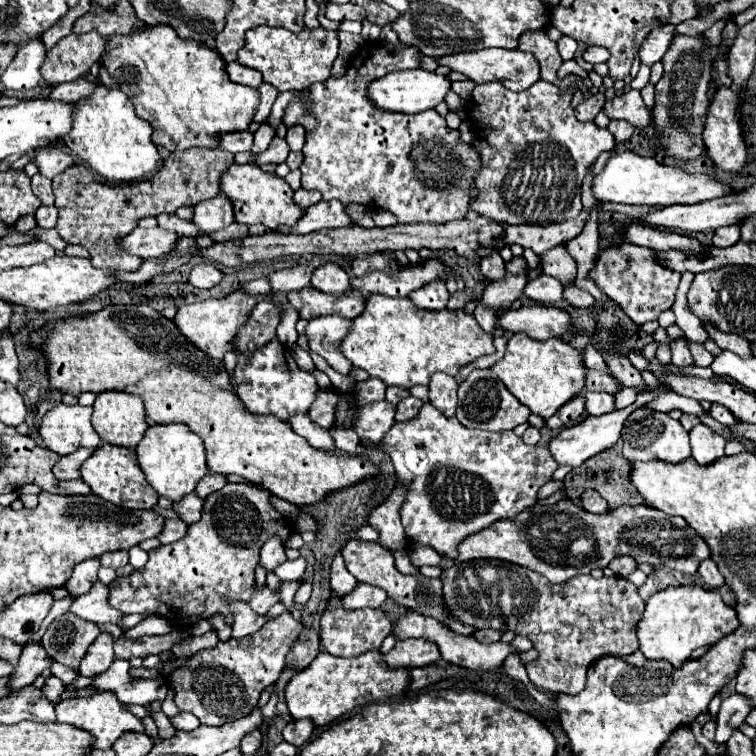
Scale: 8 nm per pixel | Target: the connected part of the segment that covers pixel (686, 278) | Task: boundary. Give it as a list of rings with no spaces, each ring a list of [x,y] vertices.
[[[684,272],[682,274],[672,312],[676,314],[676,324],[680,326],[680,330],[684,332],[684,336],[688,340],[692,340],[692,342],[706,342],[708,340],[708,332],[704,330],[702,322],[692,316],[692,312],[688,310],[688,304],[686,304],[686,294],[688,294],[688,288],[690,288],[692,280],[694,280],[692,272]]]

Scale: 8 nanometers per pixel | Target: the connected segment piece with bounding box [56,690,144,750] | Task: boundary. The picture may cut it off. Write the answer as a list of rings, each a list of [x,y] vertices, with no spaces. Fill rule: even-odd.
[[[110,690],[108,692],[98,692],[98,694],[88,696],[88,698],[66,698],[66,700],[56,704],[56,716],[58,716],[58,722],[66,722],[66,724],[72,724],[76,728],[82,728],[82,730],[90,732],[92,738],[94,738],[92,748],[102,748],[102,750],[112,748],[112,744],[126,730],[144,732],[142,722],[136,716],[130,716],[130,712],[122,710],[122,704],[118,702],[116,694],[110,692]]]

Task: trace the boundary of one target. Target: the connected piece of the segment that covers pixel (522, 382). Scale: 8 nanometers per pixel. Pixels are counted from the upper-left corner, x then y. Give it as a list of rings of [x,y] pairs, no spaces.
[[[512,334],[506,344],[506,354],[490,368],[522,404],[526,404],[534,414],[550,418],[566,400],[582,392],[584,386],[584,364],[580,354],[560,338],[550,338],[544,342],[532,340],[526,334]]]

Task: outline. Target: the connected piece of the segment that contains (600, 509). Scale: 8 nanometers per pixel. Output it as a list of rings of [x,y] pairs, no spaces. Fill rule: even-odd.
[[[586,490],[582,496],[580,496],[580,502],[582,502],[582,508],[592,512],[592,514],[604,514],[608,508],[608,502],[596,492],[596,490]]]

